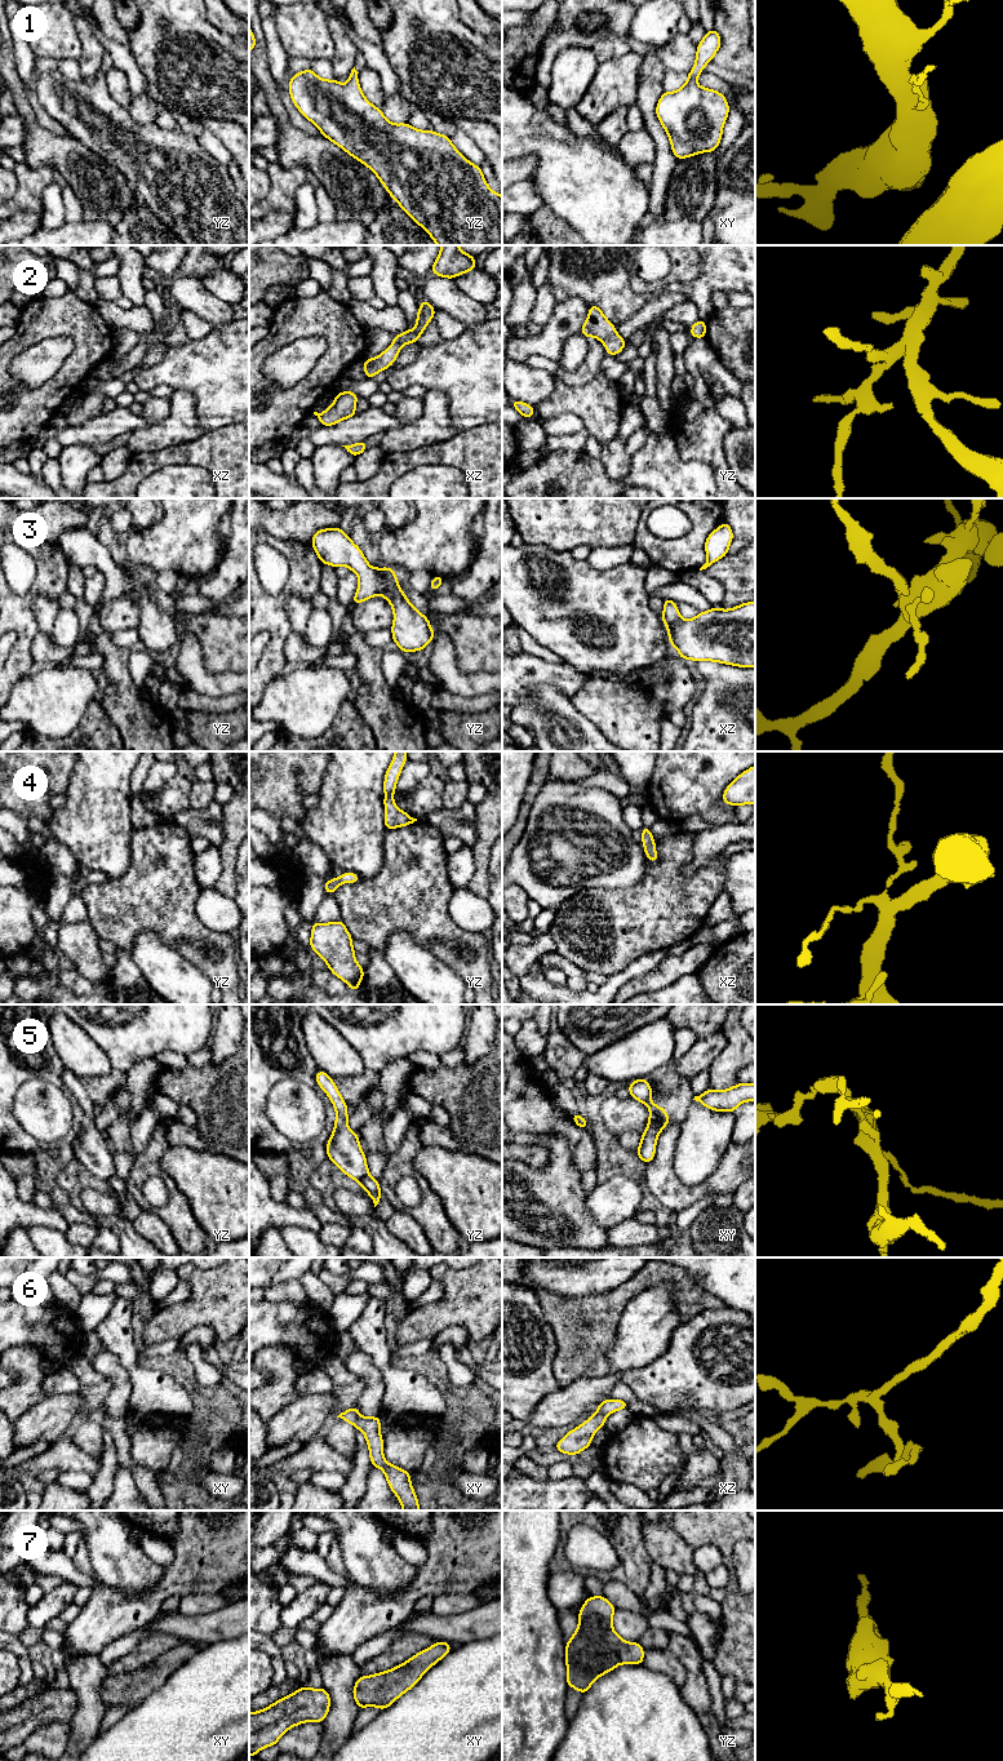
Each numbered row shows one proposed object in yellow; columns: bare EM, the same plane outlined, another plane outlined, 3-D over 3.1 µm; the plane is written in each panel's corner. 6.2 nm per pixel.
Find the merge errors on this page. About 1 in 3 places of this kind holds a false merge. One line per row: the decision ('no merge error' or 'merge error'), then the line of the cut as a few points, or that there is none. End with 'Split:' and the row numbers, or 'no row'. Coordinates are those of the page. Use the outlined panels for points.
1: no merge error | no cut
2: no merge error | no cut
3: no merge error | no cut
4: no merge error | no cut
5: no merge error | no cut
6: no merge error | no cut
7: no merge error | no cut
Split: no row

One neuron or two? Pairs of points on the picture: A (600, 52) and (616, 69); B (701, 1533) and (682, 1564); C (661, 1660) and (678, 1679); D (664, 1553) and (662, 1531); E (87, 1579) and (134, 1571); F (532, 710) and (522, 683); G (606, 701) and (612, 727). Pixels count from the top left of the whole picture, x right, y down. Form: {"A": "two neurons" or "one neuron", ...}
{"A": "two neurons", "B": "two neurons", "C": "one neuron", "D": "one neuron", "E": "two neurons", "F": "two neurons", "G": "one neuron"}

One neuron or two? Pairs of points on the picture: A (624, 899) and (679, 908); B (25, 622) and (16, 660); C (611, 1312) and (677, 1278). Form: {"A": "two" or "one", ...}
{"A": "one", "B": "one", "C": "one"}

